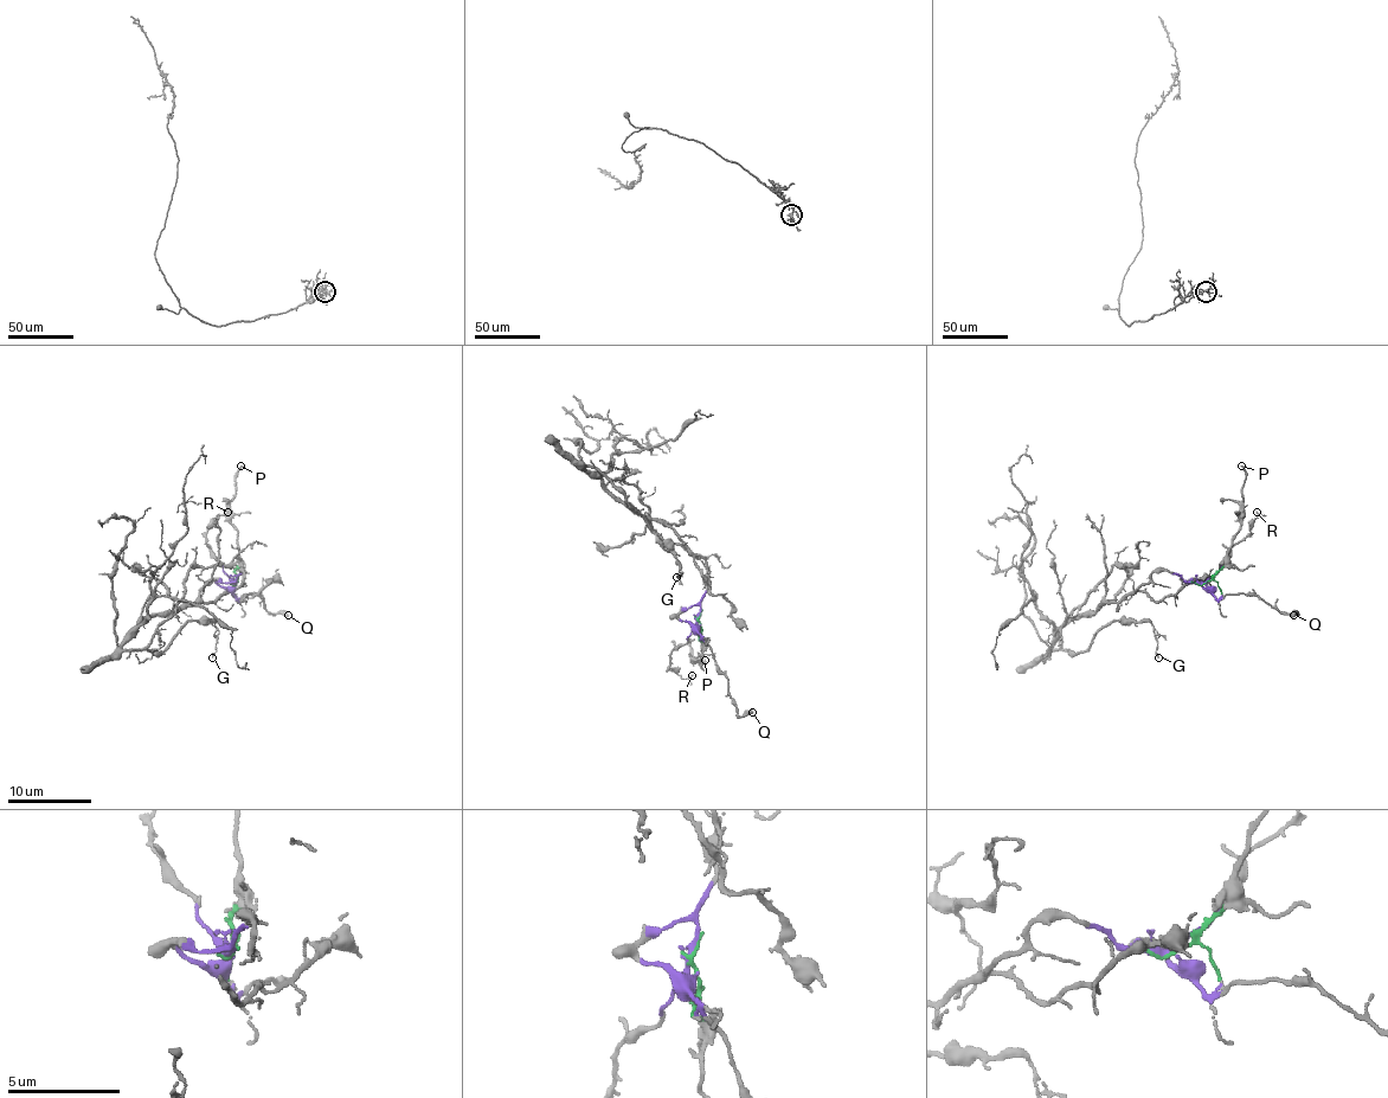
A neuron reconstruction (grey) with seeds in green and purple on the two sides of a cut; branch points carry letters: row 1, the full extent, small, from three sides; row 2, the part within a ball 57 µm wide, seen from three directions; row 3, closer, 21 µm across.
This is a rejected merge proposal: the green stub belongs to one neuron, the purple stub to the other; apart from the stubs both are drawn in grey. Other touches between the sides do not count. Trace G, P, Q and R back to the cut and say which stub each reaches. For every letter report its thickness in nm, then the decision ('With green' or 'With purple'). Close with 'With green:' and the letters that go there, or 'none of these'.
G: Thickness 110 nm. With purple
P: Thickness 170 nm. With green
Q: Thickness 400 nm. With purple
R: Thickness 90 nm. With purple
With green: P

